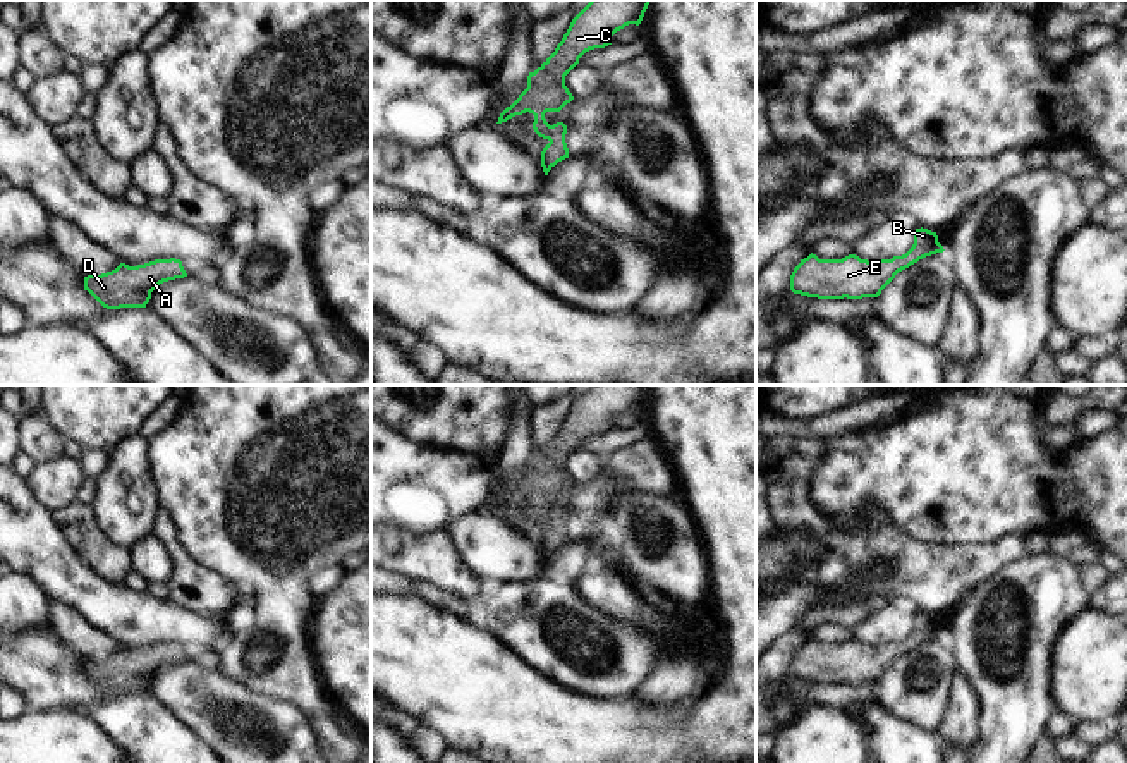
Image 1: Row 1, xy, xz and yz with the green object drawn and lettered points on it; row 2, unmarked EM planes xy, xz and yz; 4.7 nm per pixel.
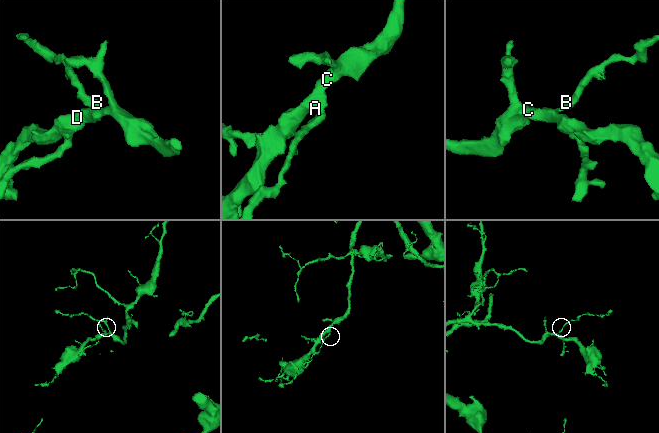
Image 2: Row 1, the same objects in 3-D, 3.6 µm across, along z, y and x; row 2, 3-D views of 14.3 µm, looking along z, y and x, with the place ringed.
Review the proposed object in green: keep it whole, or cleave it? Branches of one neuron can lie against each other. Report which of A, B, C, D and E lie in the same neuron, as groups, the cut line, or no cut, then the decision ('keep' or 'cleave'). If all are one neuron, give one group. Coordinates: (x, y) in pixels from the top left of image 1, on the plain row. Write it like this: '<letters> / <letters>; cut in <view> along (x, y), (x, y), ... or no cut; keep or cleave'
A B C D E; no cut; keep

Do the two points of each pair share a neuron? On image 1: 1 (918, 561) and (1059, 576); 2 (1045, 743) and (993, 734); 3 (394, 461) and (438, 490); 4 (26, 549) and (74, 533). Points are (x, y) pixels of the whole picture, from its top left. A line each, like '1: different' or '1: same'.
1: different
2: different
3: same
4: different

